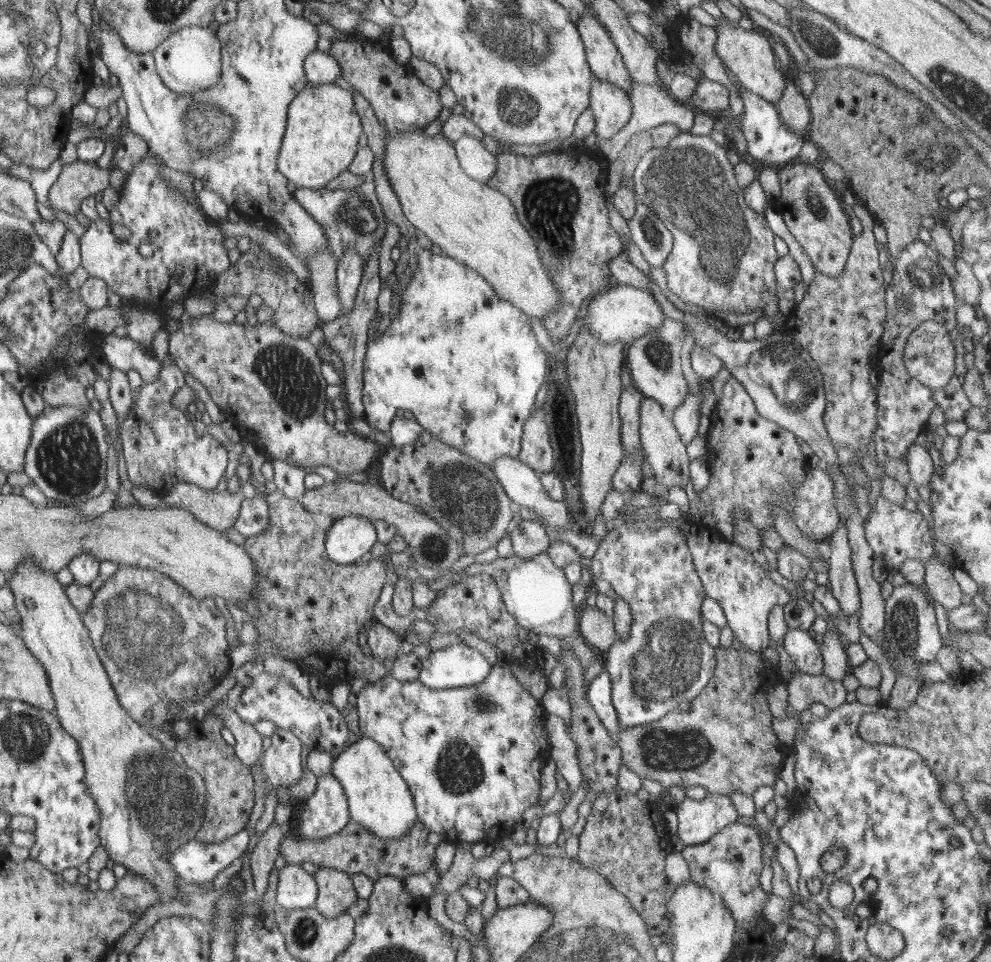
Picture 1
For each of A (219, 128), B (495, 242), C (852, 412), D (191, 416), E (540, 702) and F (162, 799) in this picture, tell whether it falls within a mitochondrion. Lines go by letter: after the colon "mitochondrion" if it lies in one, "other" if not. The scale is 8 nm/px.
A: mitochondrion
B: other
C: mitochondrion
D: other
E: other
F: mitochondrion

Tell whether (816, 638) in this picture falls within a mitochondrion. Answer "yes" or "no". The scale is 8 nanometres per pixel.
no

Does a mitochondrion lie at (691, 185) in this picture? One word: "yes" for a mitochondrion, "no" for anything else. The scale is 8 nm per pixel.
yes

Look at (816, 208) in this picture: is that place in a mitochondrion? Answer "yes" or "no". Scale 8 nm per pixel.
yes

